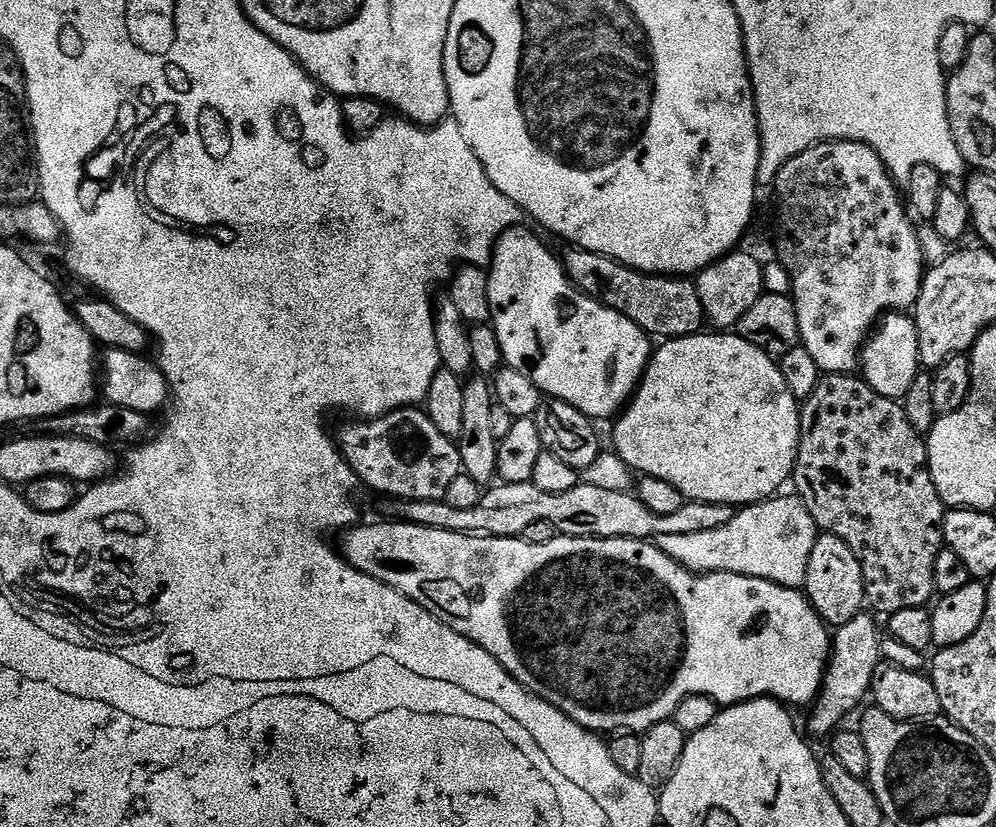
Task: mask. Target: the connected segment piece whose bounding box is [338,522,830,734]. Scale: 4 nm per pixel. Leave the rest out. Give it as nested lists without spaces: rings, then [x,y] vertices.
[[[365,522],[357,523],[355,526],[347,529],[343,533],[344,541],[338,544],[338,551],[344,557],[344,561],[350,566],[354,566],[354,570],[358,570],[367,576],[373,576],[375,580],[381,580],[386,586],[390,586],[394,590],[398,590],[406,598],[410,598],[414,602],[418,602],[418,606],[422,606],[430,614],[434,614],[434,618],[438,618],[446,626],[450,626],[450,630],[454,630],[458,634],[462,634],[466,638],[470,638],[470,642],[474,642],[478,646],[482,646],[482,650],[486,650],[486,654],[490,654],[499,662],[505,670],[510,673],[516,681],[521,684],[527,692],[533,692],[538,698],[542,698],[546,702],[550,702],[550,706],[554,706],[558,710],[562,710],[562,714],[566,714],[574,722],[578,722],[578,726],[589,728],[590,731],[597,734],[642,734],[650,726],[654,726],[663,720],[670,720],[676,712],[681,702],[687,696],[708,696],[715,700],[717,705],[731,706],[740,703],[741,700],[758,700],[761,698],[771,698],[780,701],[785,706],[793,706],[792,704],[811,705],[820,693],[823,686],[824,672],[827,670],[828,659],[830,653],[830,628],[821,620],[820,615],[813,610],[812,605],[808,603],[805,593],[794,588],[784,588],[781,584],[775,584],[769,580],[762,578],[754,578],[753,576],[739,576],[738,574],[730,574],[729,572],[691,572],[689,568],[681,568],[675,564],[669,556],[662,550],[656,548],[655,543],[647,540],[627,540],[626,538],[586,538],[585,536],[561,536],[556,535],[554,539],[545,544],[531,544],[523,538],[509,538],[506,536],[463,536],[461,532],[447,532],[446,530],[434,530],[426,526],[418,526],[417,524],[409,524],[407,522],[395,522],[396,524],[364,524]]]

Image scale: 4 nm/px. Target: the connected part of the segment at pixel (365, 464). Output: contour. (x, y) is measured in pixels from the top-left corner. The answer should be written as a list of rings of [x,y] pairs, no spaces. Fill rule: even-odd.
[[[419,407],[348,423],[352,424],[346,425],[340,436],[338,432],[338,447],[363,487],[365,484],[384,496],[393,496],[396,502],[434,502],[444,500],[450,482],[462,475],[459,443],[442,434]]]

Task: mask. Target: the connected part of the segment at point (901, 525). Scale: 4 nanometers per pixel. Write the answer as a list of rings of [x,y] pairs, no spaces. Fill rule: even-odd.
[[[833,372],[821,375],[818,386],[814,386],[814,394],[810,394],[808,400],[803,401],[800,410],[800,445],[796,455],[796,466],[792,469],[791,483],[796,483],[795,495],[804,504],[804,508],[814,518],[817,529],[821,533],[837,536],[854,550],[854,558],[862,566],[862,578],[864,579],[864,599],[867,607],[873,613],[881,612],[884,618],[890,617],[898,610],[907,608],[922,608],[937,595],[934,566],[935,559],[941,549],[944,548],[944,513],[946,505],[934,486],[931,474],[928,473],[928,445],[925,437],[910,426],[910,418],[906,418],[903,403],[886,398],[878,394],[859,375]]]

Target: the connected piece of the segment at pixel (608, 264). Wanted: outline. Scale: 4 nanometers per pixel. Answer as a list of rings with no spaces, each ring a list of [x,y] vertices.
[[[569,247],[568,253],[562,256],[564,272],[569,281],[575,284],[580,291],[594,298],[598,303],[605,304],[610,310],[618,310],[630,322],[634,322],[649,337],[675,338],[677,336],[696,336],[700,327],[705,327],[704,311],[696,293],[696,285],[691,279],[683,276],[657,276],[651,272],[639,272],[633,268],[627,268],[619,264],[614,258],[606,258],[602,254],[594,254],[590,250]]]

